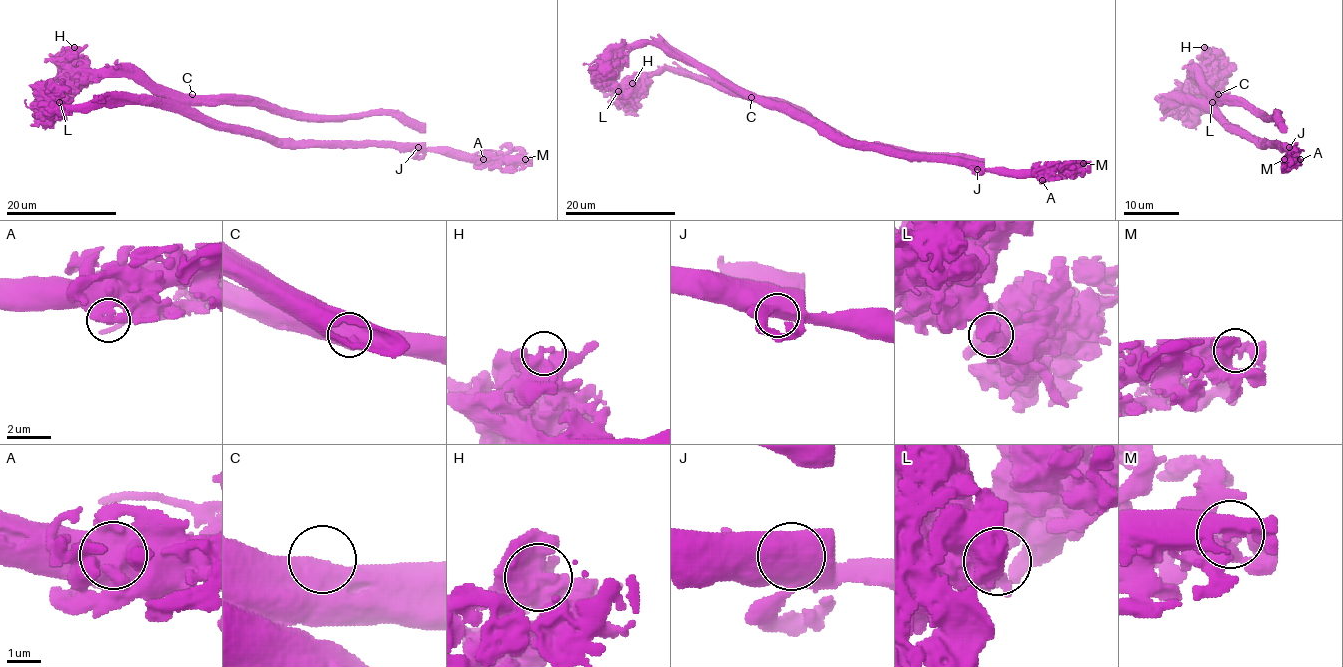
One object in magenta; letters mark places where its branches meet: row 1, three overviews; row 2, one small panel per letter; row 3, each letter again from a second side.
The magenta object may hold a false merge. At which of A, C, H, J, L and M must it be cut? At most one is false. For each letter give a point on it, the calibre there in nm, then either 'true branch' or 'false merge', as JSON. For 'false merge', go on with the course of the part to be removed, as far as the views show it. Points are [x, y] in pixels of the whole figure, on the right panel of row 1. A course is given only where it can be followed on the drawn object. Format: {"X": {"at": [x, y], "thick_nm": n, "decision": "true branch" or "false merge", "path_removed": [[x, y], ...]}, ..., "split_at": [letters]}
{"A": {"at": [1300, 159], "thick_nm": 650, "decision": "true branch"}, "C": {"at": [1218, 94], "thick_nm": 750, "decision": "true branch"}, "H": {"at": [1204, 47], "thick_nm": 550, "decision": "true branch"}, "J": {"at": [1289, 147], "thick_nm": 500, "decision": "true branch"}, "L": {"at": [1212, 102], "thick_nm": 480, "decision": "false merge", "path_removed": [[1212, 101], [1212, 93], [1189, 75], [1212, 96], [1236, 97], [1260, 115], [1273, 114], [1287, 132]]}, "M": {"at": [1284, 159], "thick_nm": 460, "decision": "true branch"}, "split_at": ["L"]}

